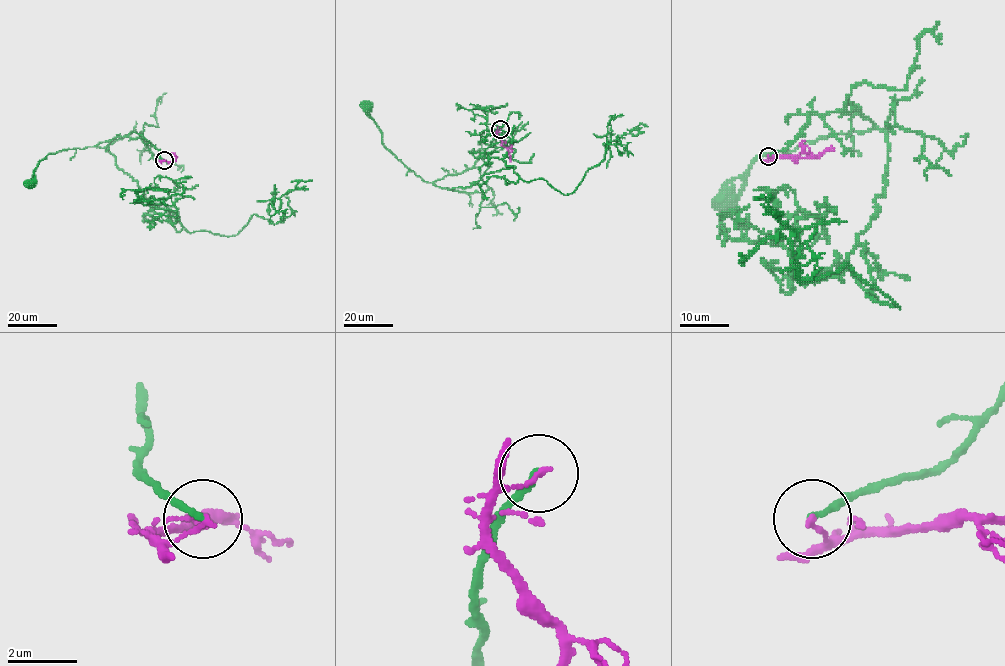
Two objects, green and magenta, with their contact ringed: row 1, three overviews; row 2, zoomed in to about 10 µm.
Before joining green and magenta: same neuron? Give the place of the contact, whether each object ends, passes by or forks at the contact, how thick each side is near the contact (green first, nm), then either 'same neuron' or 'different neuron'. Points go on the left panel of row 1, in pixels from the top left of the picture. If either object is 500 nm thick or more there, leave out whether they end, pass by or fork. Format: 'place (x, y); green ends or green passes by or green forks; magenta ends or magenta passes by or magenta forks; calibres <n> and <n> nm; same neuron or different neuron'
place (164, 160); green ends; magenta ends; calibres 180 and 140 nm; different neuron

